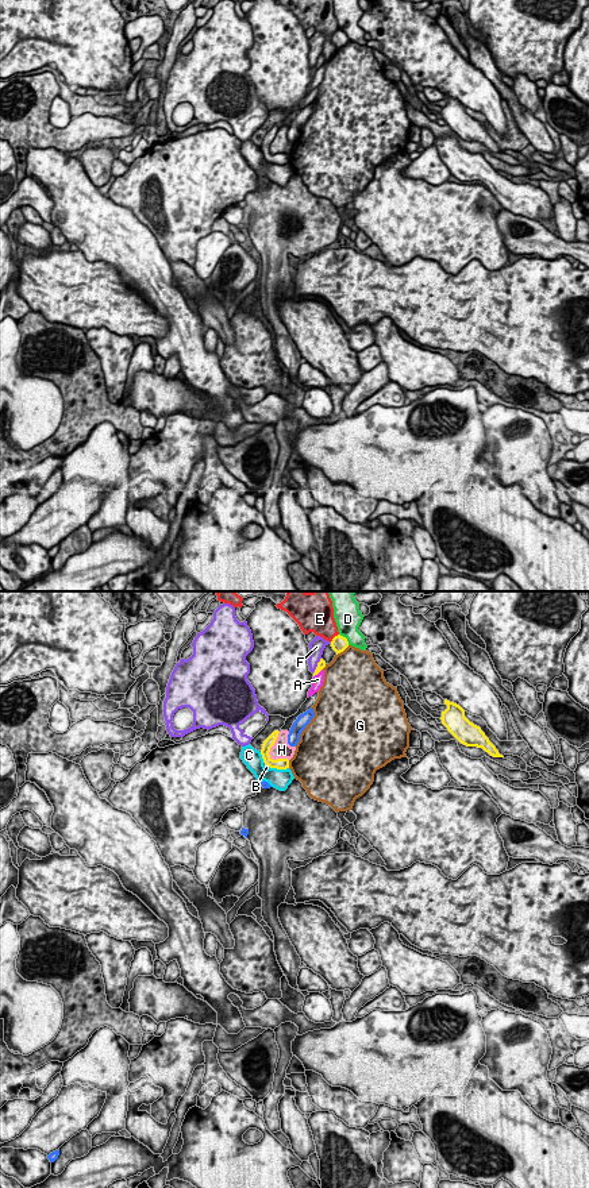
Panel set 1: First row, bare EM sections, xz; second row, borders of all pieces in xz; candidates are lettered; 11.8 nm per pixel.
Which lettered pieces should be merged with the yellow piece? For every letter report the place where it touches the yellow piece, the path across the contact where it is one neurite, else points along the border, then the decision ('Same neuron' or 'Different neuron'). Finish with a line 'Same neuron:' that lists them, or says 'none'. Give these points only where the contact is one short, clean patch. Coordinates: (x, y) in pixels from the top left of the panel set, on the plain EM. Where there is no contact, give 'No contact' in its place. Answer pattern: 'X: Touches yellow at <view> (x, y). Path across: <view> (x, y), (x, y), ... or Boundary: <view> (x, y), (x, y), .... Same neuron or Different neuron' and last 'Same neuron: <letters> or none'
A: Touches yellow at xz (318, 68). Different neuron
B: Touches yellow at xz (265, 159). Different neuron
C: Touches yellow at xz (278, 164). Boundary: xz (269, 161), (288, 164). Different neuron
D: Touches yellow at xz (346, 34). Different neuron
E: Touches yellow at xz (334, 33). Different neuron
F: Touches yellow at xz (318, 61). Different neuron
G: Touches yellow at xz (342, 46). Different neuron
H: Touches yellow at xz (268, 149). Boundary: xz (280, 127), (269, 150), (273, 154), (288, 155). Different neuron
Same neuron: none

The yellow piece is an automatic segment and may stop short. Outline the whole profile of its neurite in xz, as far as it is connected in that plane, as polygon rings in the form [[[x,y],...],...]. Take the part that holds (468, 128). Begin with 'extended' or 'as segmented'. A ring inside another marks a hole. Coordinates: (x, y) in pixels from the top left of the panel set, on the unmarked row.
as segmented; [[[444,94],[444,100],[447,104],[442,107],[442,119],[461,139],[466,142],[482,143],[493,153],[504,153],[489,136],[481,123],[465,112],[465,105],[459,100],[447,94]]]

